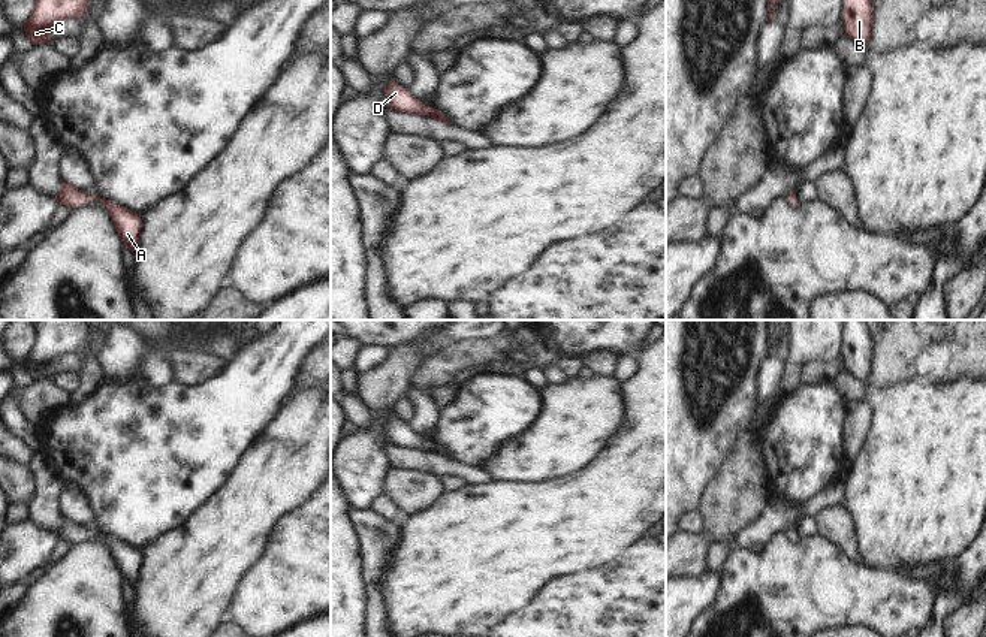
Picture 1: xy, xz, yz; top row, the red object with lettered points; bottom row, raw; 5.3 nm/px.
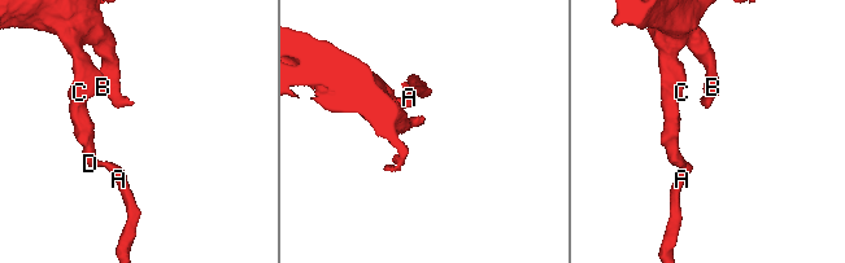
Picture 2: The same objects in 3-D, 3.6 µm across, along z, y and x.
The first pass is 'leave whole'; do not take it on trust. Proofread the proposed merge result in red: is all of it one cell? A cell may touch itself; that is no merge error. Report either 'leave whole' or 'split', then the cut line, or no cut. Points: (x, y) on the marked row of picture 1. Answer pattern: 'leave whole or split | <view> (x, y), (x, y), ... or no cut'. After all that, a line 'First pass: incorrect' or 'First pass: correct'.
leave whole | no cut
First pass: correct

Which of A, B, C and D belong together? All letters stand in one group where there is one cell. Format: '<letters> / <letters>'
A B C D

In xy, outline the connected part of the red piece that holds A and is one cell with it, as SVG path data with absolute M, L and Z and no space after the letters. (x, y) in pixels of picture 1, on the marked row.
M61 179L61 187L55 193L57 203L66 205L69 208L79 206L88 200L97 200L105 205L111 214L111 220L115 226L117 235L121 242L133 253L139 244L139 235L142 227L141 215L118 205L106 200L97 194L90 196L88 193L73 187L72 184Z

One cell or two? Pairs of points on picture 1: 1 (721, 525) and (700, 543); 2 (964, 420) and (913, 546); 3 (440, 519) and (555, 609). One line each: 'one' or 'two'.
1: two
2: one
3: two

